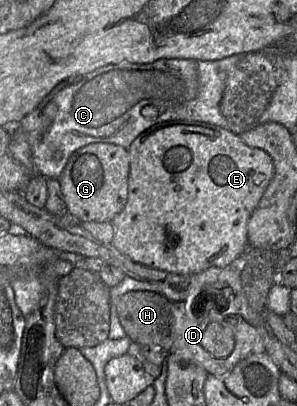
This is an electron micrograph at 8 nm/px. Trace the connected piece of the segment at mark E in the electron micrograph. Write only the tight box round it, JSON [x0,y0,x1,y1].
[111,120,273,274]

